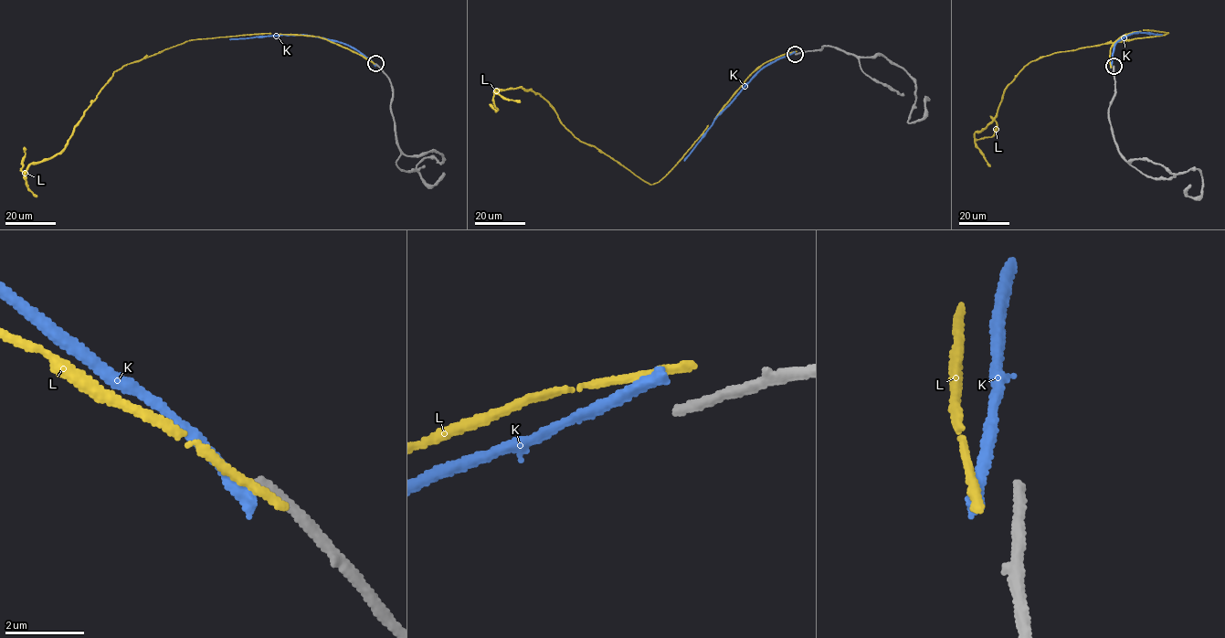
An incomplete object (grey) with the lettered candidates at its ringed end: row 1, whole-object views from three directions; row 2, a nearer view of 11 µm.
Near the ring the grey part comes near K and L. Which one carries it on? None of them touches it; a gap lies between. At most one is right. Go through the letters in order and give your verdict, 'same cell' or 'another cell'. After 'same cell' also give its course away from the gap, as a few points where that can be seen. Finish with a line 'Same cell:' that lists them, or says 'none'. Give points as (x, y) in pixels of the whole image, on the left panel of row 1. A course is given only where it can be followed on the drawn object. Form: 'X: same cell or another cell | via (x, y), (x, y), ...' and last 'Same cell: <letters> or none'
K: another cell
L: another cell
Same cell: none

